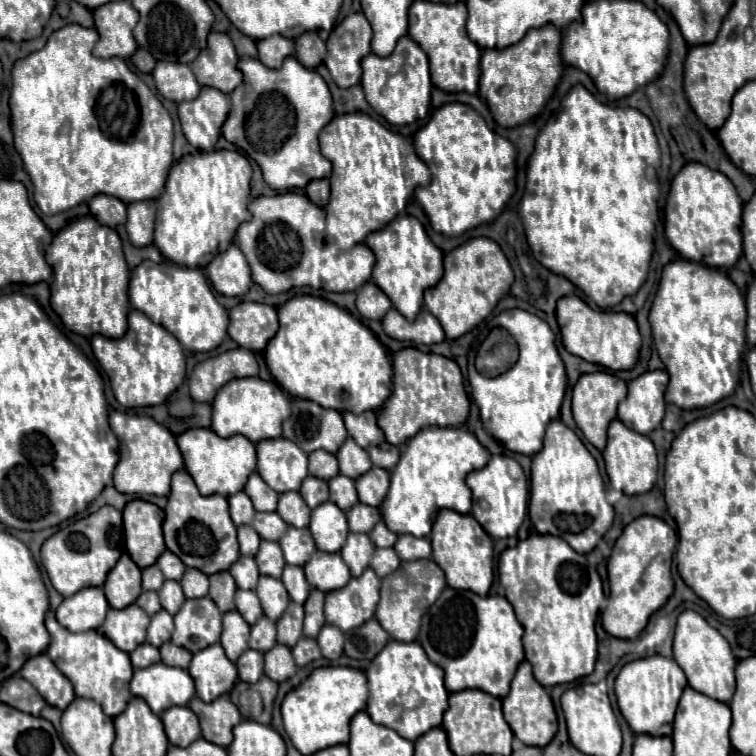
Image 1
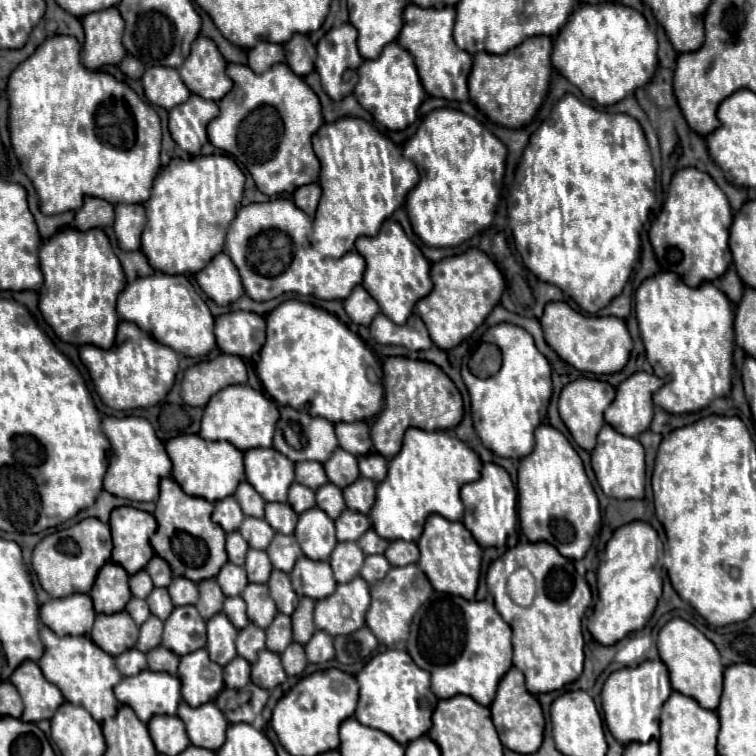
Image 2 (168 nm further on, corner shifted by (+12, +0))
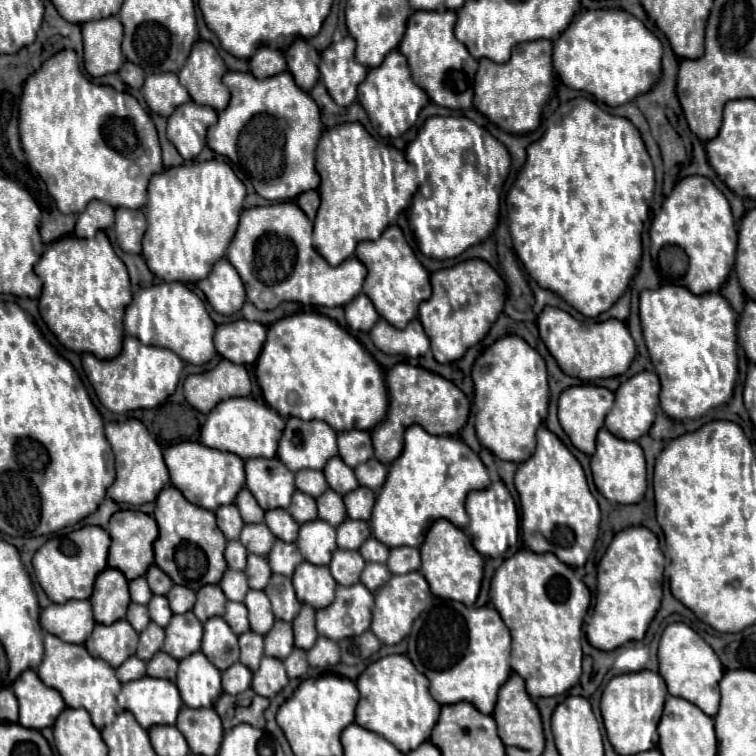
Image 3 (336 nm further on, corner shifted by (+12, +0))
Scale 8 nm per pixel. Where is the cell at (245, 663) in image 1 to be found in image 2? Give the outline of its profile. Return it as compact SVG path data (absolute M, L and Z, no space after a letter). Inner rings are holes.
M234 657L224 667L224 683L228 689L242 689L250 681L250 663L242 657Z

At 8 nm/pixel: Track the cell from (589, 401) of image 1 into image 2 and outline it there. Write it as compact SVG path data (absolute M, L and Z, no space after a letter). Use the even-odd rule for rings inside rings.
M576 379L572 383L568 383L562 393L560 393L560 399L558 399L558 411L560 411L560 417L564 421L564 425L568 427L568 431L572 433L574 441L578 443L578 447L586 449L586 451L592 451L594 445L596 445L596 435L600 431L600 427L604 425L604 409L614 401L614 387L610 383L602 383L602 381L596 381L596 379Z

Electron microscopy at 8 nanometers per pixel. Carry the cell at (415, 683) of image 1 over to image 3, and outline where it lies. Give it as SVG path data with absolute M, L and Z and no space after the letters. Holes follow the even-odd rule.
M388 655L374 661L356 679L356 685L360 691L356 723L360 727L386 737L402 753L408 753L416 749L416 745L430 739L432 725L440 715L440 705L428 693L428 679L406 655Z

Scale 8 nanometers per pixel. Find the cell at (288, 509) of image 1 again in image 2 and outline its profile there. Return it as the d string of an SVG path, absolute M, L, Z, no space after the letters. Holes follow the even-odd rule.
M266 503L266 517L264 517L272 529L276 529L278 533L294 533L296 529L296 521L298 515L294 513L294 509L286 503Z

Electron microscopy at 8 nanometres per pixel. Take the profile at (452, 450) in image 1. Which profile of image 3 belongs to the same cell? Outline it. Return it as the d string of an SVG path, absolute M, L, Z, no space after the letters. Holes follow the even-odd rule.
M412 425L406 429L404 441L402 455L388 467L388 479L378 491L370 519L372 535L386 547L420 547L436 519L448 519L464 529L468 523L464 509L468 491L490 485L484 463L460 437L430 435L420 425Z

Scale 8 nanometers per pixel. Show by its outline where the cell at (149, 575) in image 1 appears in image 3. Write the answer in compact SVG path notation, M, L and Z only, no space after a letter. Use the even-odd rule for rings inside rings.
M138 577L138 579L130 581L130 593L132 593L132 601L136 601L140 605L146 605L152 597L152 591L150 591L144 577Z

